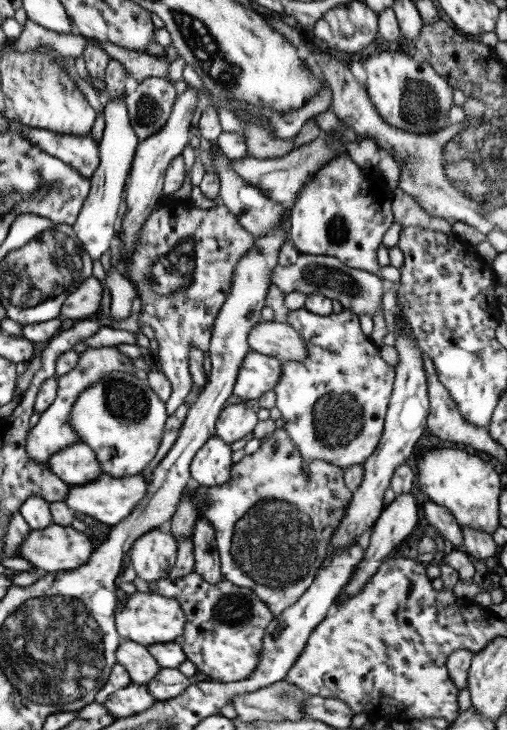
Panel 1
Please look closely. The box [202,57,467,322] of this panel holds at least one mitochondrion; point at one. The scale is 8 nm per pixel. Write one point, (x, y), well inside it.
(419, 105)

